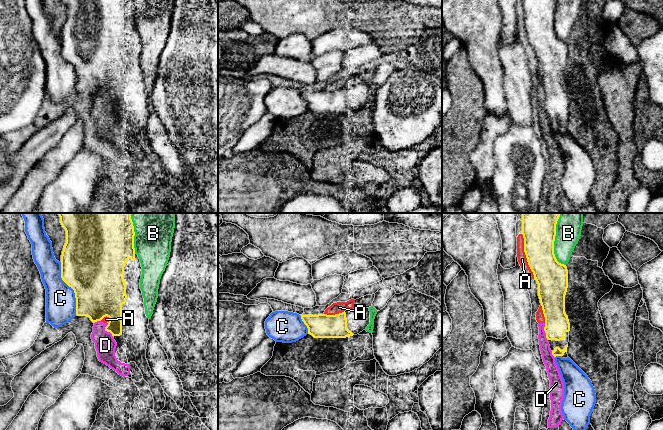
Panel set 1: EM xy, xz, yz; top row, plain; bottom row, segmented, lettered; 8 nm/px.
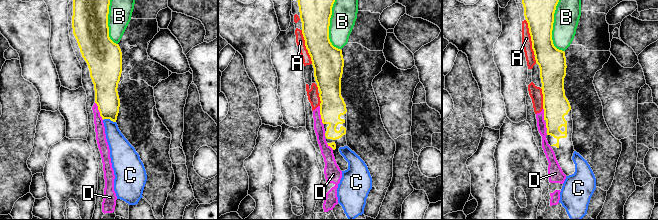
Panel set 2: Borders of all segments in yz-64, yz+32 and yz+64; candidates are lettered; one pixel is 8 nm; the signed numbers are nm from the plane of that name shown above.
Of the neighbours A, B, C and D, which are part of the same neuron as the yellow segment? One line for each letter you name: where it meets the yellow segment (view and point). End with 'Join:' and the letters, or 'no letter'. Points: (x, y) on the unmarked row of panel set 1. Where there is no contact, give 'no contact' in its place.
Join: no letter

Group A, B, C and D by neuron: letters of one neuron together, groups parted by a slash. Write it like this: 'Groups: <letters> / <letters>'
Groups: A D / B / C

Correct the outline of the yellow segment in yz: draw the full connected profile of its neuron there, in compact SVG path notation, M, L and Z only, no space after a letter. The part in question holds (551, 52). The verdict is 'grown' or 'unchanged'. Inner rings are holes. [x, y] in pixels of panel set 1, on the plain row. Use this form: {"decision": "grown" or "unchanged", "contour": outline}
{"decision": "grown", "contour": "M522 0L524 28L528 41L538 60L538 72L545 93L544 107L554 134L567 134L570 99L565 89L565 71L568 64L566 41L557 37L554 30L556 0Z"}

